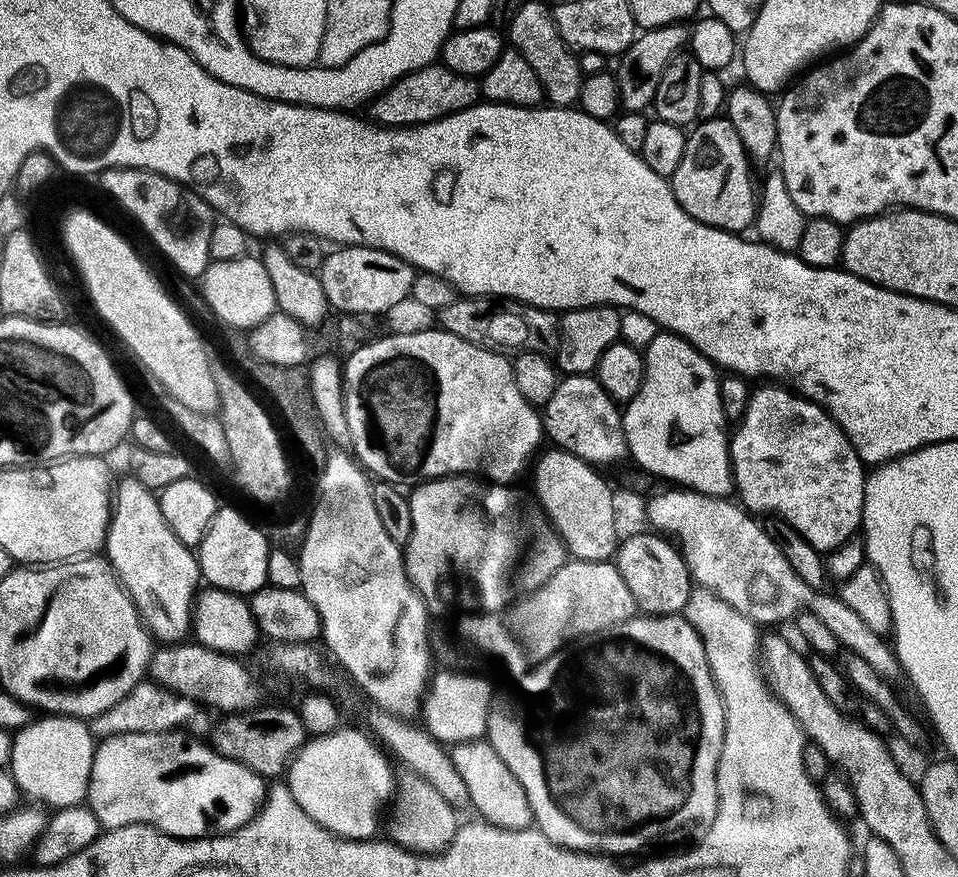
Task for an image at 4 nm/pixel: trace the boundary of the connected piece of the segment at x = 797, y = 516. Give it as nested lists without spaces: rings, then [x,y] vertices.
[[[764,382],[761,385],[761,388],[758,388],[758,386],[752,388],[752,396],[748,399],[744,417],[735,425],[736,432],[734,428],[728,441],[728,458],[732,462],[732,483],[735,495],[740,495],[738,497],[739,503],[747,511],[753,514],[769,512],[767,514],[769,517],[784,520],[790,526],[794,526],[794,530],[798,530],[798,534],[802,534],[802,538],[806,538],[806,542],[810,542],[810,546],[814,546],[822,554],[827,554],[832,549],[842,546],[842,542],[853,539],[861,527],[864,518],[866,465],[858,458],[850,438],[846,438],[846,434],[838,426],[836,419],[821,404],[816,404],[813,400],[806,399],[799,392],[779,382]]]

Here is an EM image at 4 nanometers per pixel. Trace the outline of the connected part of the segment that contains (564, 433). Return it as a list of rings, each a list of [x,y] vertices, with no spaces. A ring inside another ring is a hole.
[[[565,375],[550,402],[542,406],[542,423],[545,437],[549,441],[552,439],[555,447],[582,458],[587,464],[616,464],[623,456],[629,455],[621,405],[606,394],[595,375]]]

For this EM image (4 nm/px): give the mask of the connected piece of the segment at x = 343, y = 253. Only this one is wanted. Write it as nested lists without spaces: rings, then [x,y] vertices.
[[[361,244],[340,246],[332,251],[325,255],[318,273],[329,309],[336,311],[337,308],[340,314],[357,318],[380,316],[411,297],[418,272],[402,258]]]

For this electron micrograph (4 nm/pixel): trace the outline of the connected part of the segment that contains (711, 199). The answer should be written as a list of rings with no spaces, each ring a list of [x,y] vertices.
[[[715,118],[701,119],[691,131],[687,133],[688,141],[682,154],[682,162],[678,162],[678,170],[674,170],[670,178],[672,193],[678,206],[682,206],[682,210],[686,210],[690,218],[706,226],[714,226],[723,232],[747,233],[747,228],[749,231],[753,227],[756,218],[758,188],[757,185],[756,188],[752,185],[752,176],[748,173],[750,157],[738,138],[738,130],[734,130],[734,126],[726,118]]]

